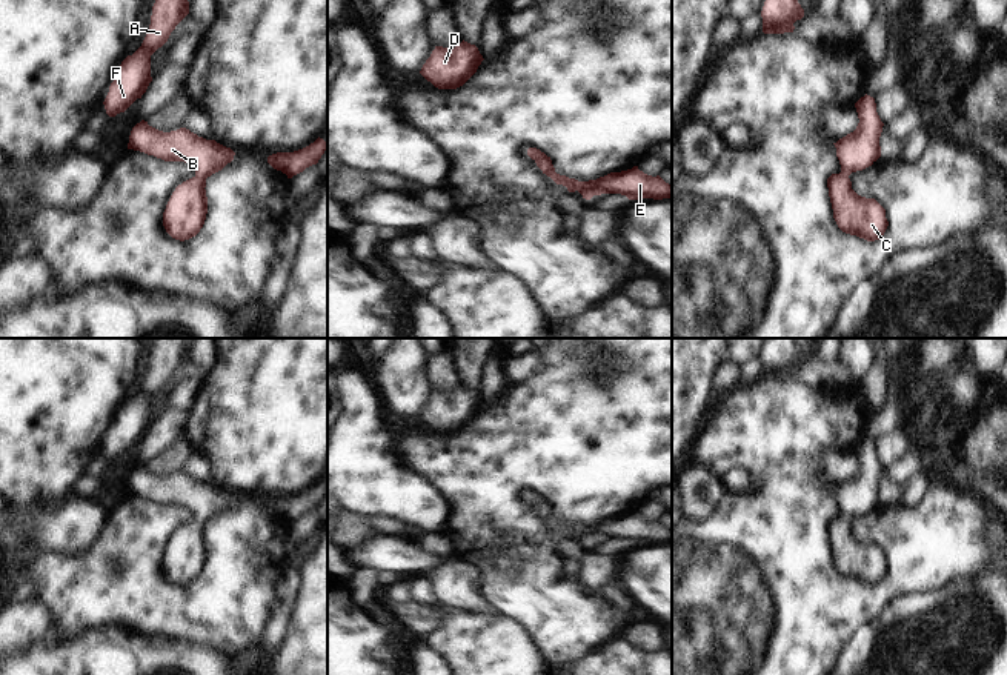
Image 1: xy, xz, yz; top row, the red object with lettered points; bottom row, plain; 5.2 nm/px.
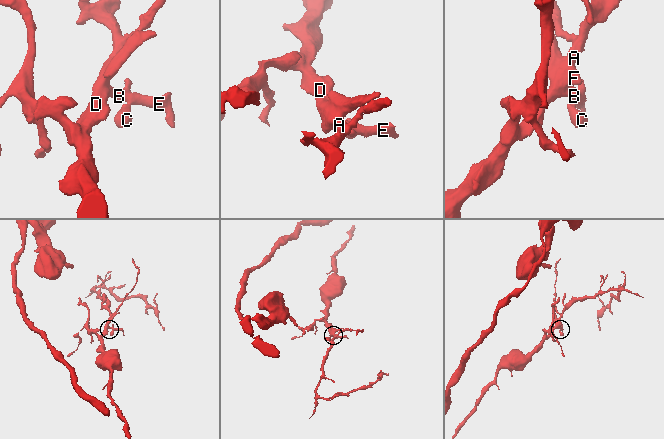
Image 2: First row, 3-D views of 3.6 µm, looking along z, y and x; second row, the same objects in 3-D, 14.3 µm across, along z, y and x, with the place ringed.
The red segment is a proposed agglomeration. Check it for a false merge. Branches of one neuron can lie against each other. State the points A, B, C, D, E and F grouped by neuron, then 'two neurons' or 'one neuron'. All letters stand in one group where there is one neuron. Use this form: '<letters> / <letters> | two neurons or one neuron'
A B C D E F | one neuron

